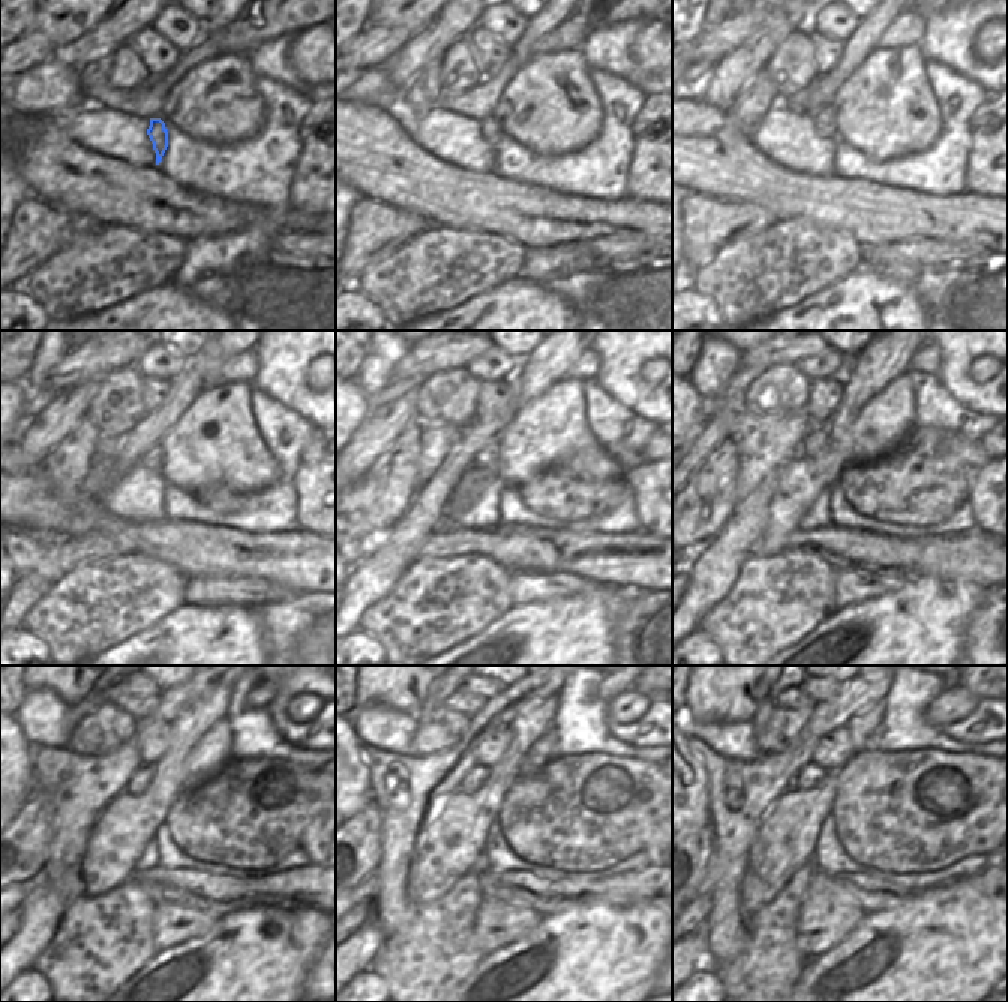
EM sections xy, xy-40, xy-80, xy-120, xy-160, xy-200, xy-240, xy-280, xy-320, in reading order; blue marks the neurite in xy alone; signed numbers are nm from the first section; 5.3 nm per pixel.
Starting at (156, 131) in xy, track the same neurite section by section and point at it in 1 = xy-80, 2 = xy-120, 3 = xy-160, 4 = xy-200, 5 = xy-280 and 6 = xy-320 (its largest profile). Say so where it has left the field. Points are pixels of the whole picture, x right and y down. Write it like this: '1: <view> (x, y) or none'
1: xy-80 (824, 120)
2: xy-120 (152, 459)
3: xy-160 (488, 456)
4: xy-200 (816, 440)
5: xy-280 (476, 777)
6: xy-320 (812, 776)

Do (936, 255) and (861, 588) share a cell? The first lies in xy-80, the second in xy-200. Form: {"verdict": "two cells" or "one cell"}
{"verdict": "one cell"}

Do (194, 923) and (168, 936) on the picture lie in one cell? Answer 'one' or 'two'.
one

